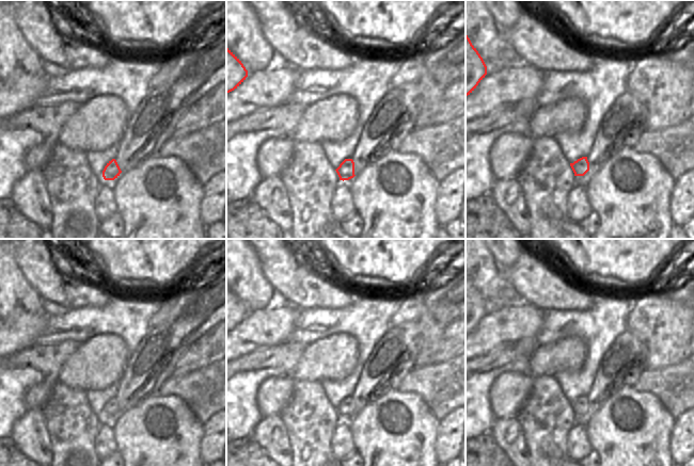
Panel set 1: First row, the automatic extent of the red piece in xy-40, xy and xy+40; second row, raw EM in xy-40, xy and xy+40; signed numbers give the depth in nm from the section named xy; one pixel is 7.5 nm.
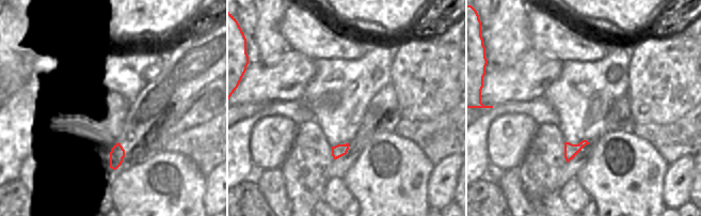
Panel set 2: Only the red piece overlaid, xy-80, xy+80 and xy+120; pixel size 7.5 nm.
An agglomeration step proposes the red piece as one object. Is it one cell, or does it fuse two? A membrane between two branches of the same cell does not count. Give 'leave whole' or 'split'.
leave whole

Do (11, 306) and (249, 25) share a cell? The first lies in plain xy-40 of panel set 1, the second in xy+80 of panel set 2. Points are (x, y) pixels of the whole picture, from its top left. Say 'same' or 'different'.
same

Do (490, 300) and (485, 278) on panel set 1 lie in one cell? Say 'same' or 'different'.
same

